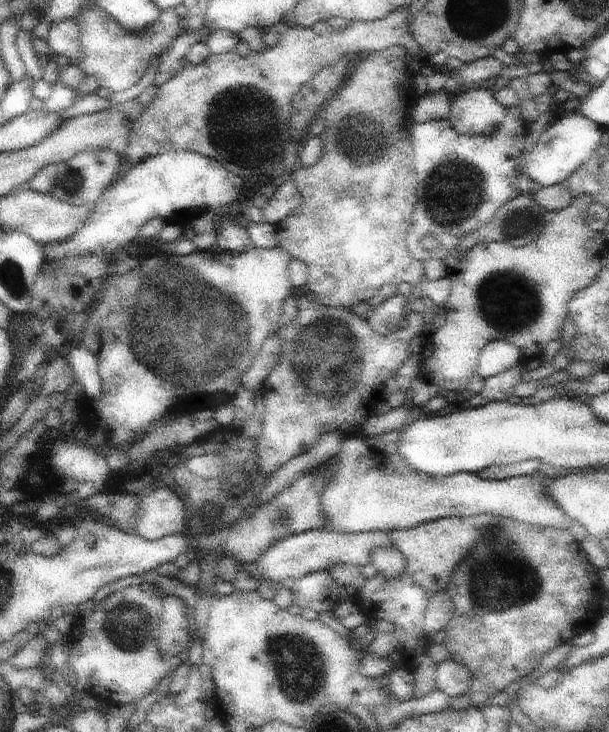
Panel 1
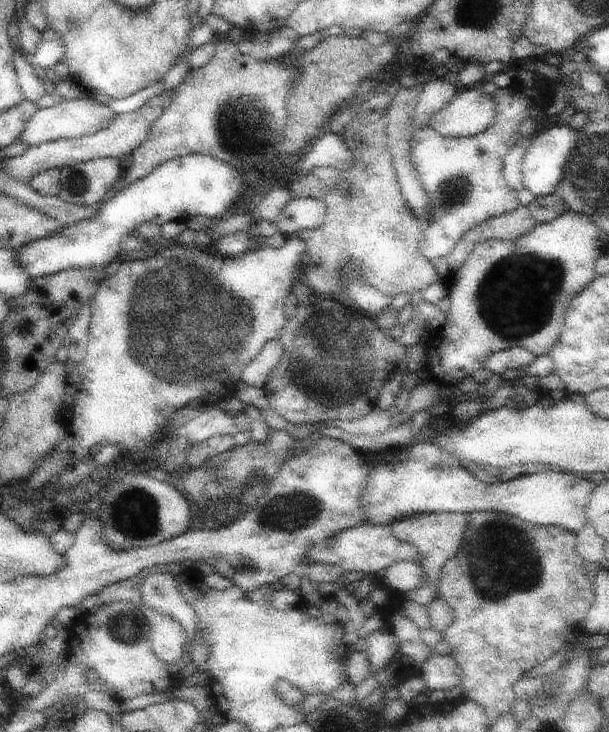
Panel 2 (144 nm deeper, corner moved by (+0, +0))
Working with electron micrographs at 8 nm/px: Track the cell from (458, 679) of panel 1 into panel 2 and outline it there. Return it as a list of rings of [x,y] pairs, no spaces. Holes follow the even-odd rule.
[[[437,652],[429,654],[421,668],[421,680],[425,682],[427,690],[451,690],[461,686],[461,670],[453,662],[451,656],[441,656]]]

